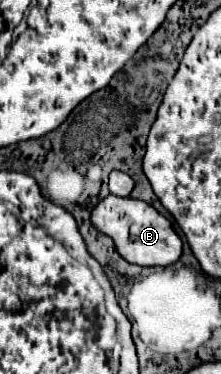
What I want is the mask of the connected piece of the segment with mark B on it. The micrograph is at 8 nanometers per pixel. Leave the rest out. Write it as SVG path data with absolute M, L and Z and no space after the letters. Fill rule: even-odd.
M107 195L103 201L99 201L91 209L91 225L99 233L109 235L119 255L127 263L133 263L133 265L141 265L141 267L173 265L181 257L181 251L183 251L183 243L179 235L173 231L171 223L145 201Z

